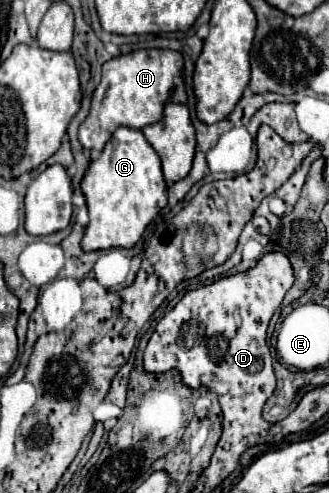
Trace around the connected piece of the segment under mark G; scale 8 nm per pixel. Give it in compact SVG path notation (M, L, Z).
M130 127L116 129L102 155L90 163L86 179L82 181L82 191L90 213L90 223L82 239L82 249L86 253L112 247L134 247L142 239L146 227L168 203L160 157L146 141L144 133Z

